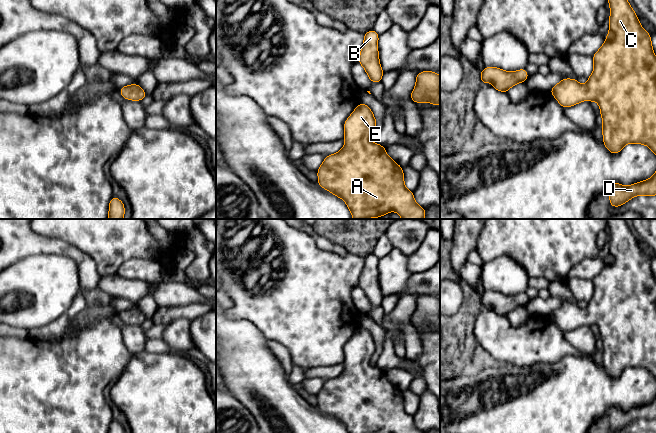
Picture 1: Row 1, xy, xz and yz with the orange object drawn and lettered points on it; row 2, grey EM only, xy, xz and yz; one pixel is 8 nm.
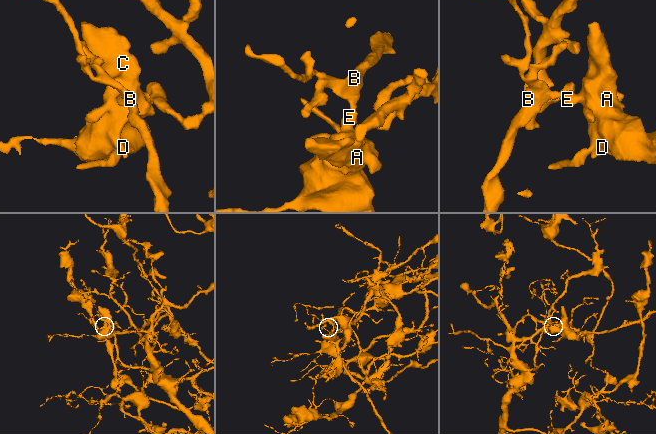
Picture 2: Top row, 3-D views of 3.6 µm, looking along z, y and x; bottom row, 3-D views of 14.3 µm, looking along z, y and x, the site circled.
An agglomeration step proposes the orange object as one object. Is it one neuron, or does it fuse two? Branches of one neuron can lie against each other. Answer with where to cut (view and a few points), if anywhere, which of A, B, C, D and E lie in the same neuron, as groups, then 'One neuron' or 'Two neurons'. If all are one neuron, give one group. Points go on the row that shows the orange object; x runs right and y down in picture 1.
No split. Groups: A B C D E. One neuron

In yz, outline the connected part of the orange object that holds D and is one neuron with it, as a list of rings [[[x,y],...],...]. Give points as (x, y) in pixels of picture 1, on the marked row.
[[[656,172],[645,181],[629,186],[611,183],[609,188],[610,206],[619,207],[638,195],[656,196]]]

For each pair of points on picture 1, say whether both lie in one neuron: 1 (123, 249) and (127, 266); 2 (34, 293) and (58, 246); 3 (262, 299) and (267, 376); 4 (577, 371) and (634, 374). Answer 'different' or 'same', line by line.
1: different
2: different
3: different
4: same

